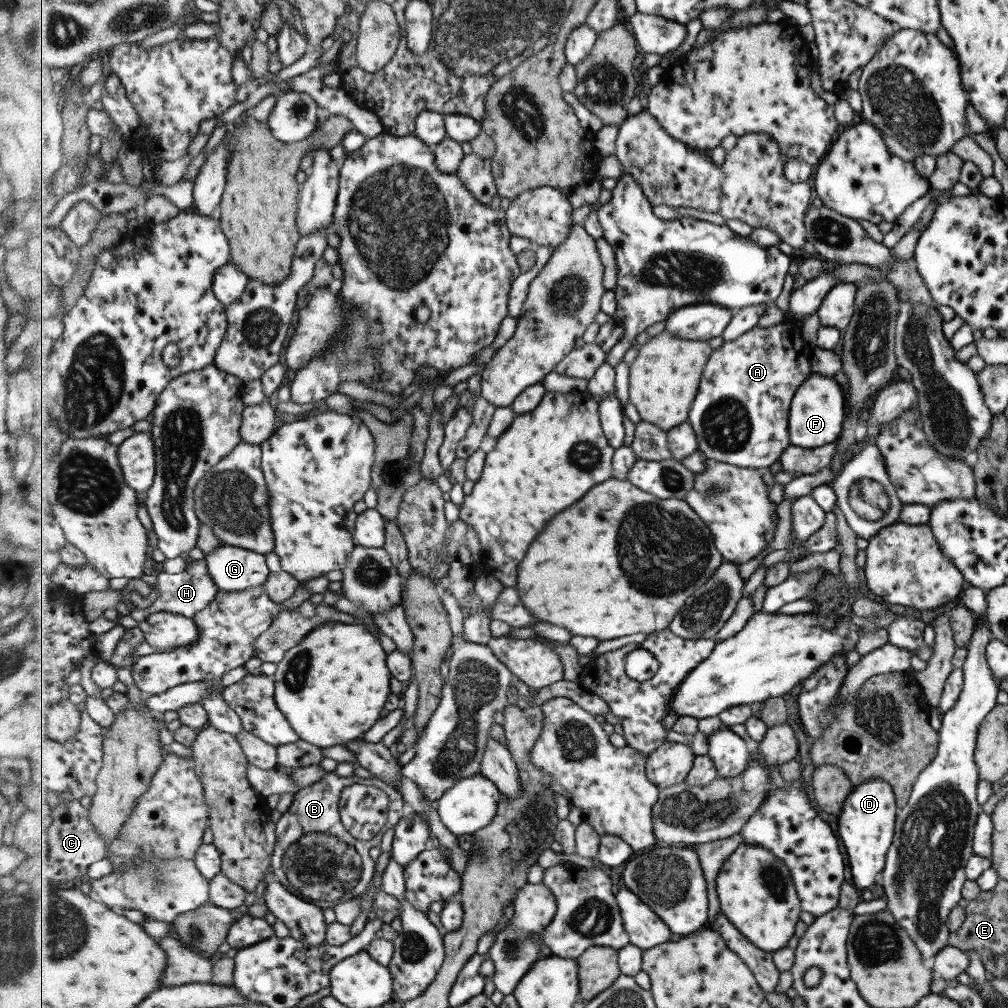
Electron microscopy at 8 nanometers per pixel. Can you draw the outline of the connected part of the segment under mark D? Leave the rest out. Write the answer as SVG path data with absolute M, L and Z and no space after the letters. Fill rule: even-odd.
M867 780L863 784L852 786L847 794L842 810L837 815L837 835L847 853L847 862L851 866L851 880L856 889L869 888L877 884L884 866L885 853L892 841L897 805L891 786L883 780Z

